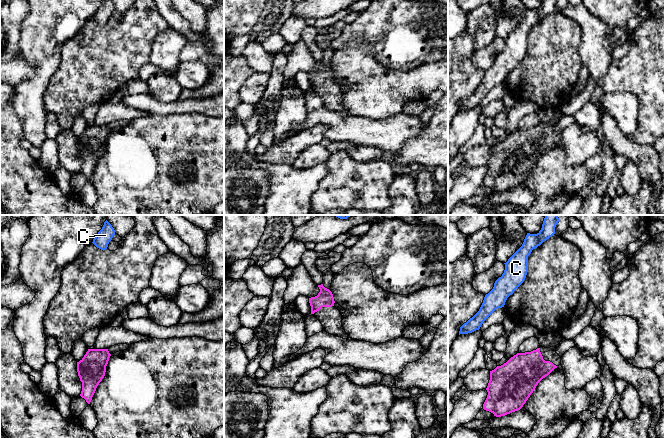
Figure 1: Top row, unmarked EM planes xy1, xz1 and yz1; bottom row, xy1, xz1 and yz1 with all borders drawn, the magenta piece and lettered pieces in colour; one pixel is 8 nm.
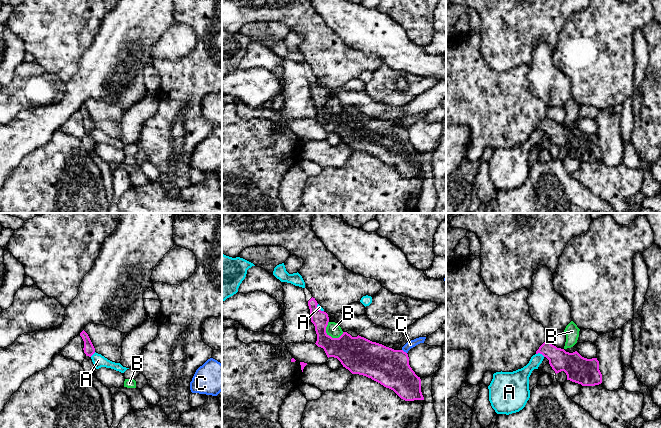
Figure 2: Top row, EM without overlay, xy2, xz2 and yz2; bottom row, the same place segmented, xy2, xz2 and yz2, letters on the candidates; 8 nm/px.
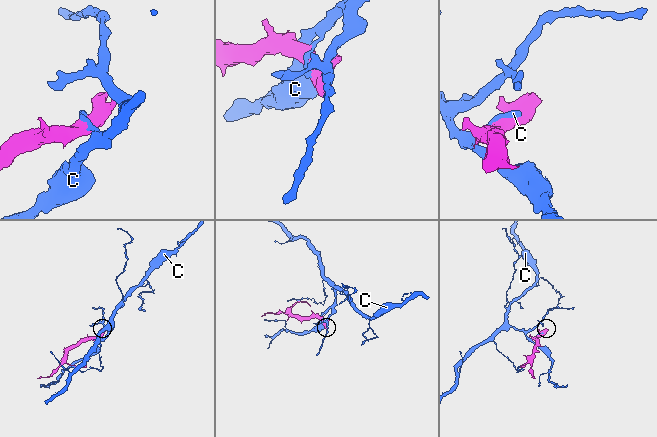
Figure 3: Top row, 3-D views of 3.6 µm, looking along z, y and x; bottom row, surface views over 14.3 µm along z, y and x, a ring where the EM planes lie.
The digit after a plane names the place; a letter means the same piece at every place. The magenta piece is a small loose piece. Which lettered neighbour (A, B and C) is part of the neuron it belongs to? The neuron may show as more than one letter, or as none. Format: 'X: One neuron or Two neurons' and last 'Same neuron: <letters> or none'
A: Two neurons
B: Two neurons
C: Two neurons
Same neuron: none

